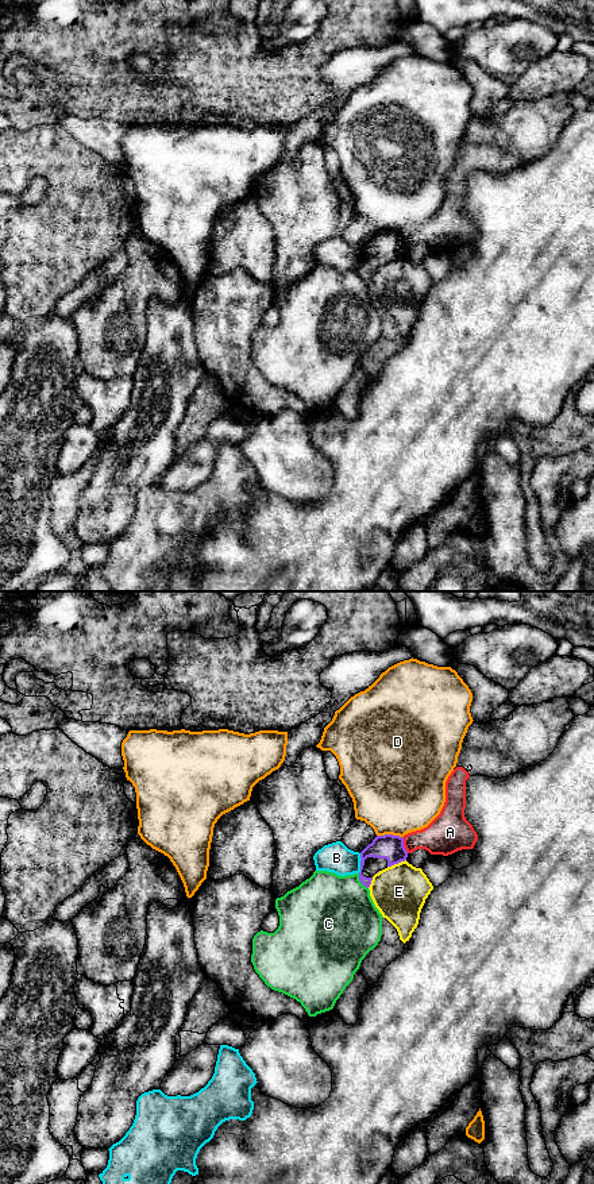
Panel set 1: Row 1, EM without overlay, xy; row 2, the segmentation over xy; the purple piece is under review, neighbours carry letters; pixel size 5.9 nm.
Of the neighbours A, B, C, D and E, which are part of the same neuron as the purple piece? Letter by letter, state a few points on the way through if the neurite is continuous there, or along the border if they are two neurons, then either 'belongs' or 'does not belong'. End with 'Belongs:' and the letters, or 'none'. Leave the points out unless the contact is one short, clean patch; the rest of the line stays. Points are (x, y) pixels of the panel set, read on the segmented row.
A: border xy (401, 837), (402, 845), (408, 852); does not belong
B: border xy (361, 853), (361, 870), (358, 872); does not belong
C: does not belong
D: does not belong
E: does not belong
Belongs: none

